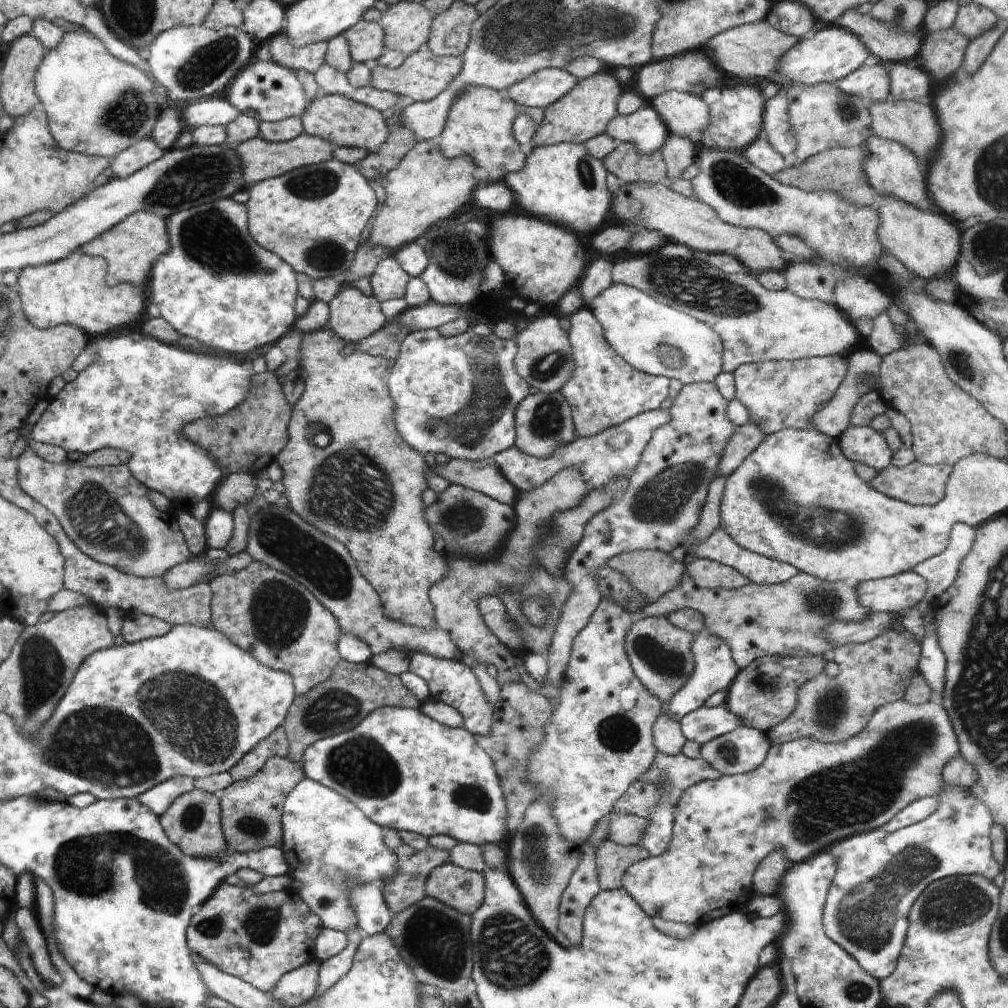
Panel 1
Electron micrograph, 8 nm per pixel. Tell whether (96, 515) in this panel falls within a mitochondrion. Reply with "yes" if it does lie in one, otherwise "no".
yes

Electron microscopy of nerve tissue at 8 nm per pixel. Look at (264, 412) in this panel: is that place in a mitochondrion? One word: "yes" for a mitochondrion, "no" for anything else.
no

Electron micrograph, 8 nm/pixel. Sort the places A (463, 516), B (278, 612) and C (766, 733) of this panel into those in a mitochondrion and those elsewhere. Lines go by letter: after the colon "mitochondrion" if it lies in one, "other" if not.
A: mitochondrion
B: mitochondrion
C: other

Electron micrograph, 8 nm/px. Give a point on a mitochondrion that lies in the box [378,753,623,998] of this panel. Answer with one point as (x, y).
(511, 956)

